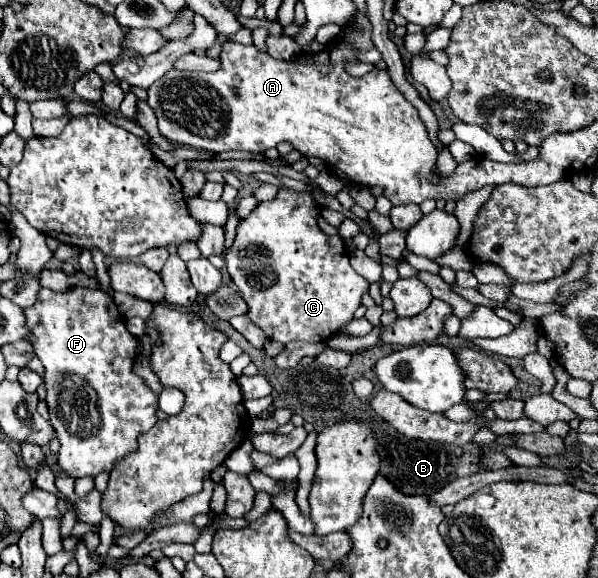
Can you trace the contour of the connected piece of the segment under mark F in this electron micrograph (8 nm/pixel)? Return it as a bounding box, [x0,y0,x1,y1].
[24,289,158,477]

